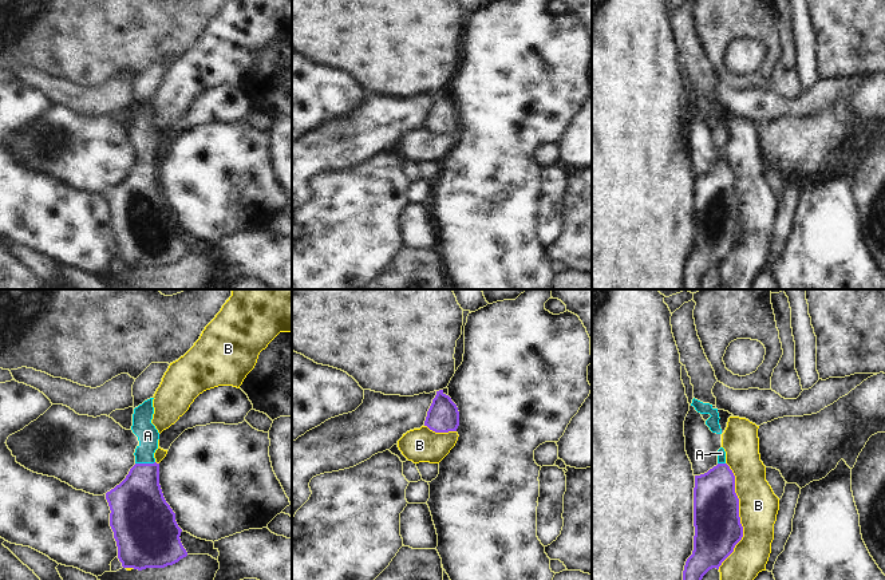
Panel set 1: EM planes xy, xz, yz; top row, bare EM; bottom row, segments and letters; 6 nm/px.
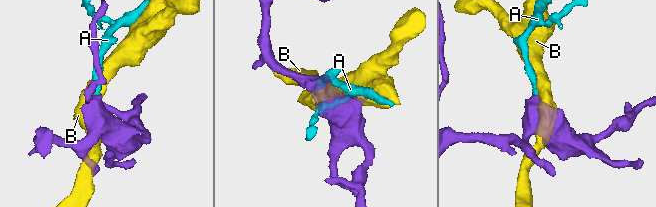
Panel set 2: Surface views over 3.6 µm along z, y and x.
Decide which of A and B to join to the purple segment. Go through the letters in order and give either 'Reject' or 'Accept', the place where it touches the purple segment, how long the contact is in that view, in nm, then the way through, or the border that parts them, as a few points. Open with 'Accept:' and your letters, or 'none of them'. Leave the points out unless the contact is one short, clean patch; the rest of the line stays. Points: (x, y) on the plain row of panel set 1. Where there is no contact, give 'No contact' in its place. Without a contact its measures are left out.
Accept: A
A: Accept. Touches purple at xy (145, 164). Shared border 120 nm
B: Reject. Touches purple at yz (738, 216). Shared border 650 nm.

